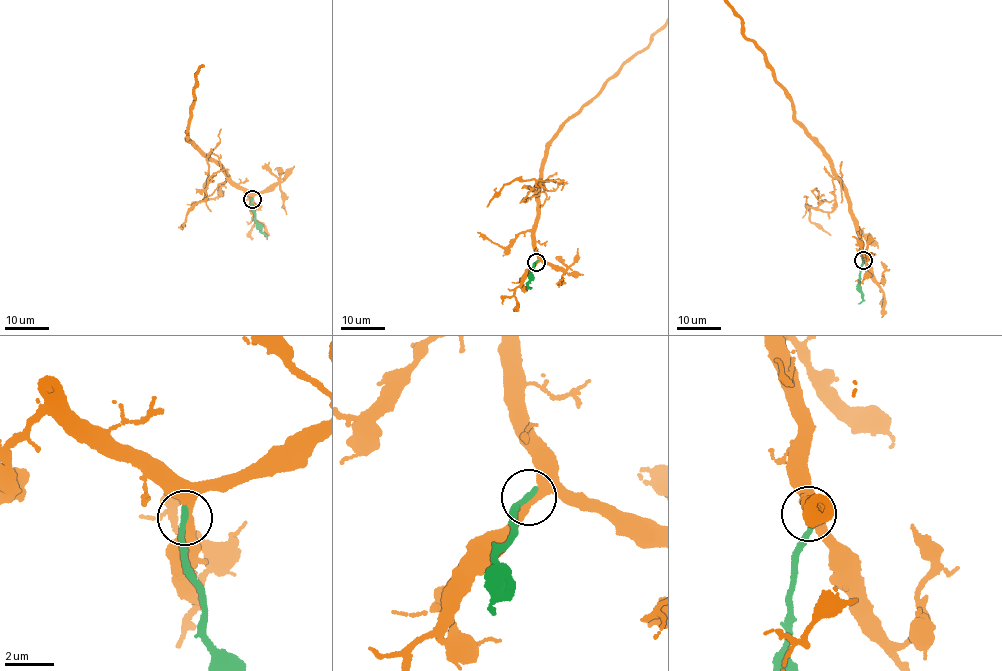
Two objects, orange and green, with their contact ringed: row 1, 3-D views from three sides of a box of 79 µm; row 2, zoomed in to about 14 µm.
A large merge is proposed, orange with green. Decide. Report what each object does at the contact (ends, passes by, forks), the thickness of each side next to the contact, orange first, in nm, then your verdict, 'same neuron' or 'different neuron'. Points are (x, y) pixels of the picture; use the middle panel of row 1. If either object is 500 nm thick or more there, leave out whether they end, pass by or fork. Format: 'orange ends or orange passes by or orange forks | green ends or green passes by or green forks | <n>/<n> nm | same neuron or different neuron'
orange passes by | green ends | 400/280 nm | same neuron

